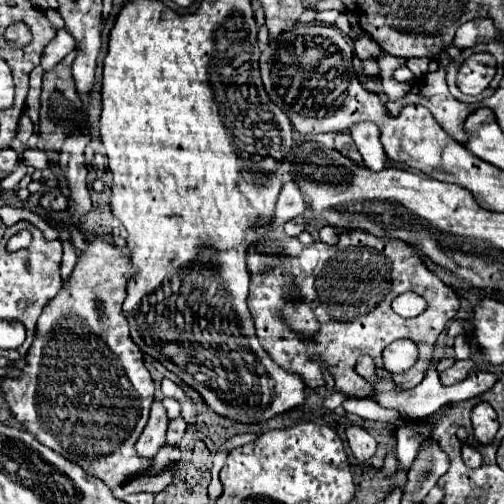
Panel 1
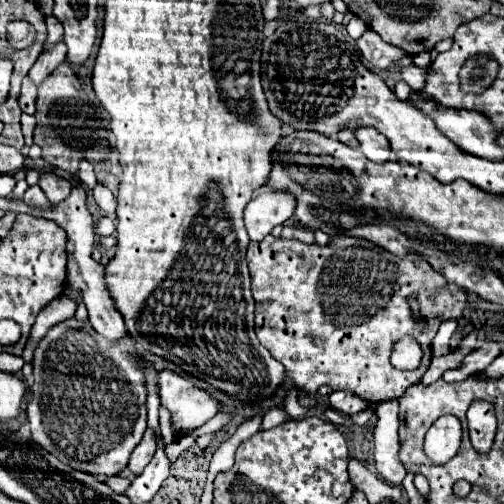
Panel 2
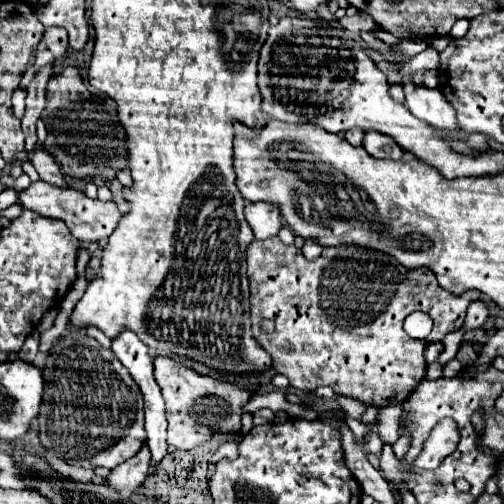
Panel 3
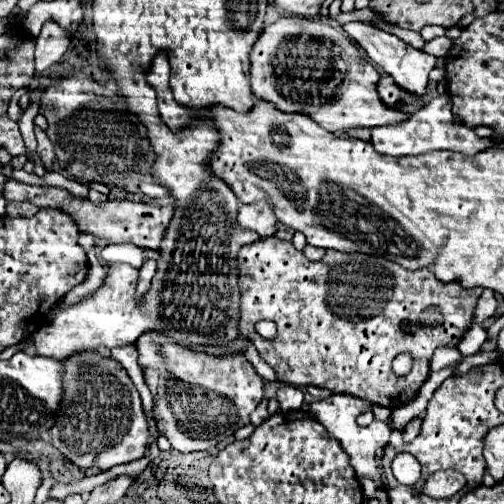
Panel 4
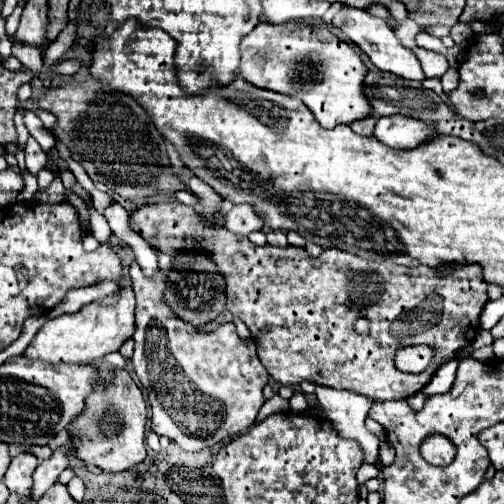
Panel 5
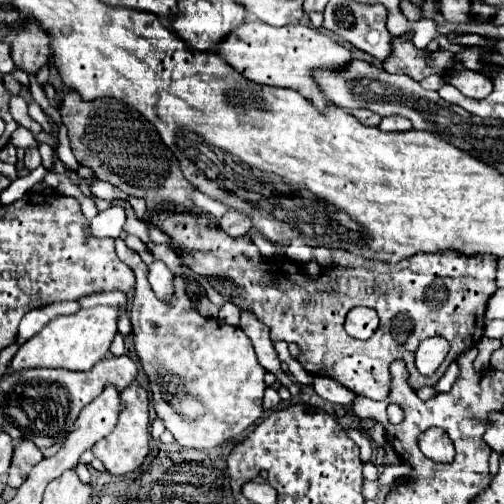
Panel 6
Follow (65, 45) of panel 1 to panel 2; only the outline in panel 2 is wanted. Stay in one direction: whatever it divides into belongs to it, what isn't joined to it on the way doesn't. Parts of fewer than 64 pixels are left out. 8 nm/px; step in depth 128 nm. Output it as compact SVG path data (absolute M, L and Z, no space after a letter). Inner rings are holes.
M58 42L54 48L50 48L50 50L46 50L46 52L40 54L40 58L36 60L36 64L28 72L30 80L36 86L40 86L64 60L66 60L66 48L64 48L64 42Z

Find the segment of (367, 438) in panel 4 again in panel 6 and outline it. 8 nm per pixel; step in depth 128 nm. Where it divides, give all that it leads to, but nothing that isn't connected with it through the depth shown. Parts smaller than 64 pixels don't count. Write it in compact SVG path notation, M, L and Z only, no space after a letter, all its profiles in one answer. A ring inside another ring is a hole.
M316 376L314 378L314 390L318 396L322 396L324 400L328 402L334 402L334 404L340 404L344 408L350 408L352 400L354 400L354 392L350 392L348 388L344 388L342 384L338 384L336 380L332 378L326 378L326 376Z

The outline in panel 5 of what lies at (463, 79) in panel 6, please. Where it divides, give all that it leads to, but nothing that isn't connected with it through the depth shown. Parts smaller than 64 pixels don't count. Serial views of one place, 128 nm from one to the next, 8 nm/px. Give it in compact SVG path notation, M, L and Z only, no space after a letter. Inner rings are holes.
M448 68L448 72L442 76L442 88L444 92L450 92L458 86L460 82L460 74L458 74L458 68Z

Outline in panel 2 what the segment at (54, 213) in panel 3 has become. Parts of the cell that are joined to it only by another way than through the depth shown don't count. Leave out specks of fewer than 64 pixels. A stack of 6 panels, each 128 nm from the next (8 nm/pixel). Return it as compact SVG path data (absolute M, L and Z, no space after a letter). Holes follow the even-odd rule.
M36 184L36 186L30 186L24 194L24 202L30 206L30 208L50 208L50 200L44 196L42 188ZM108 216L96 218L92 226L94 226L94 234L96 234L96 236L110 236L110 234L114 232L114 222L112 222Z

